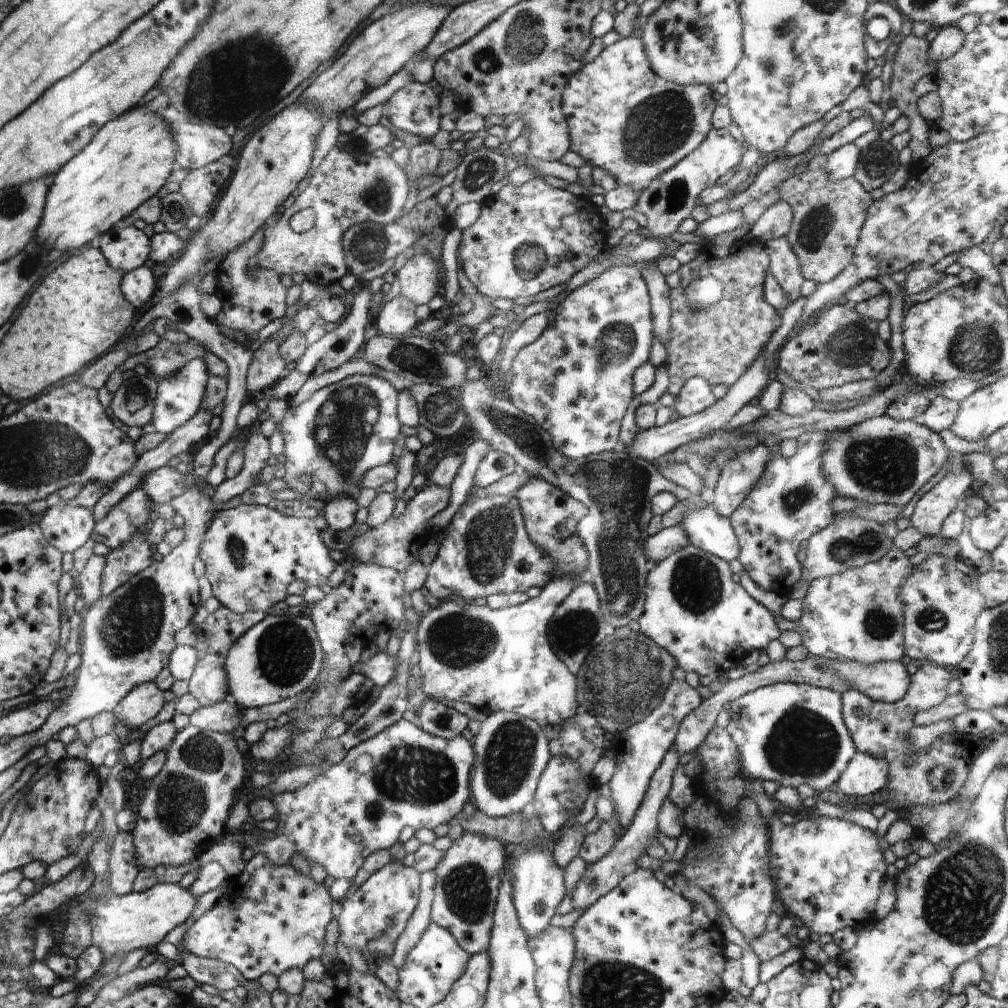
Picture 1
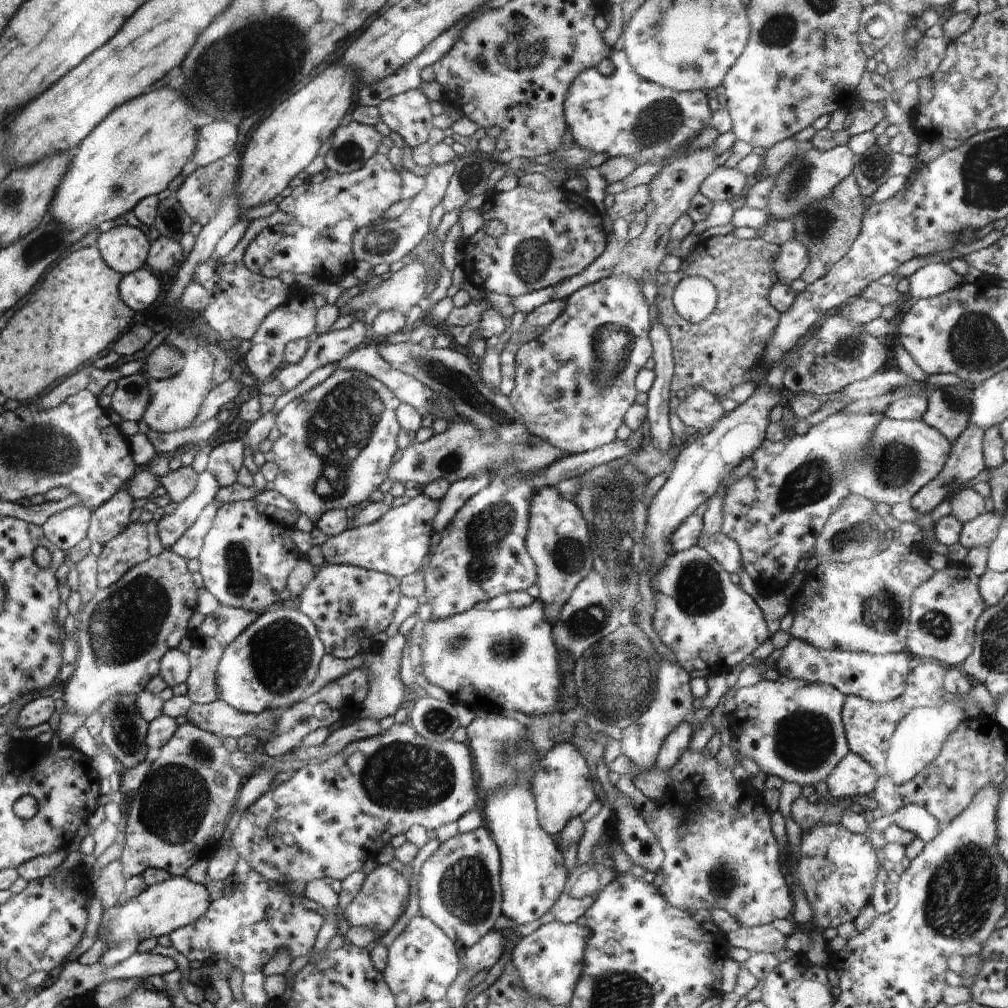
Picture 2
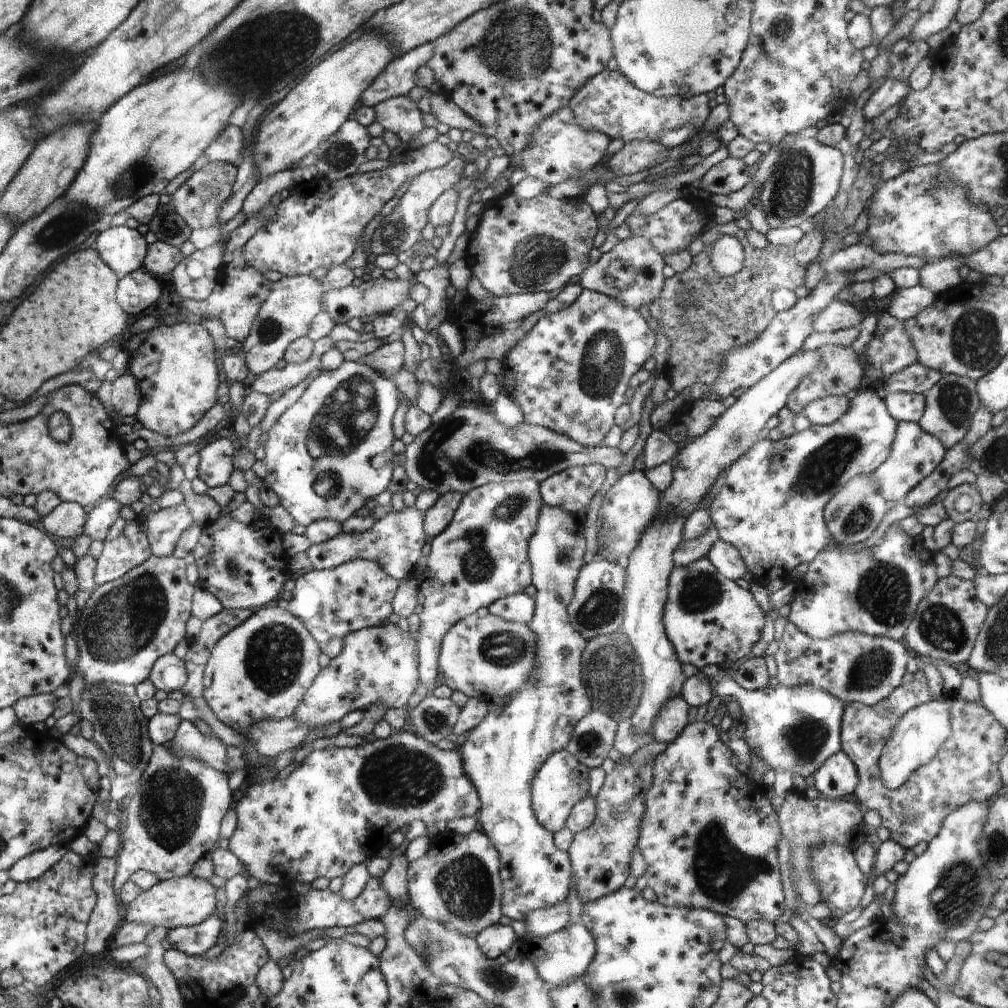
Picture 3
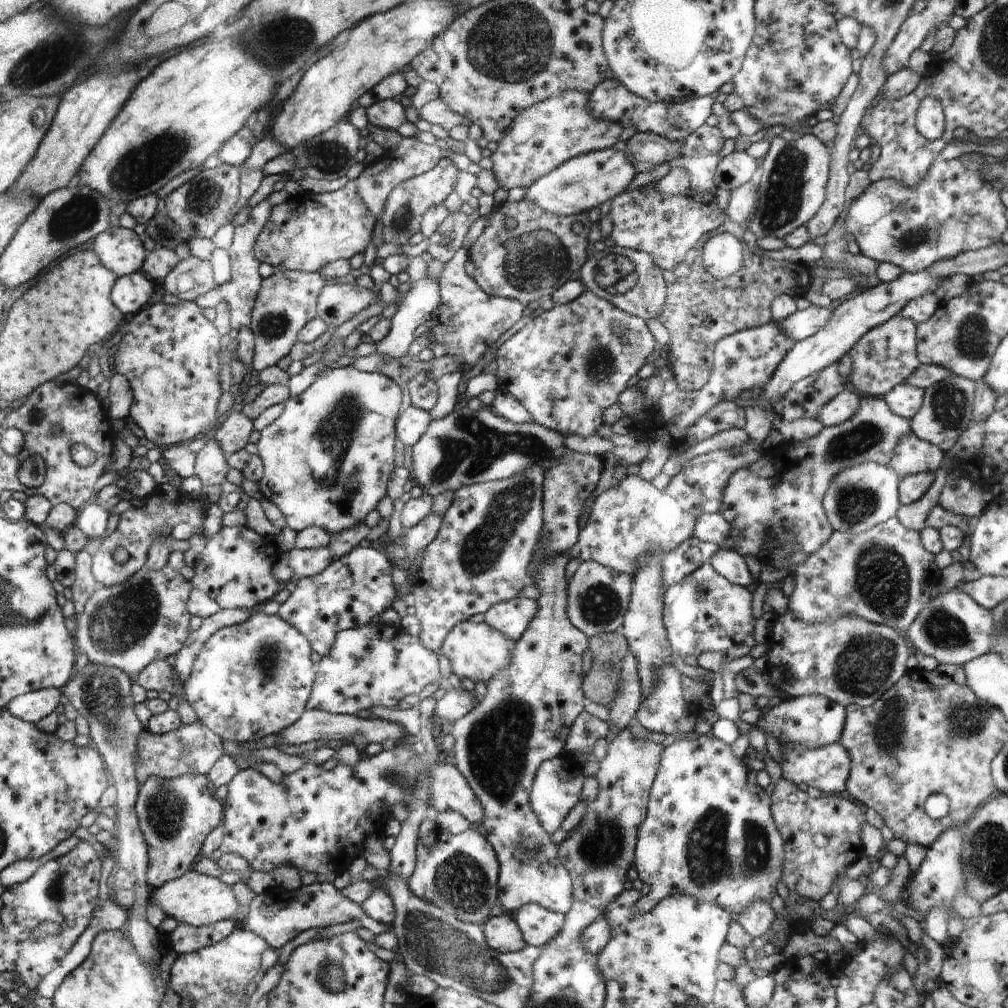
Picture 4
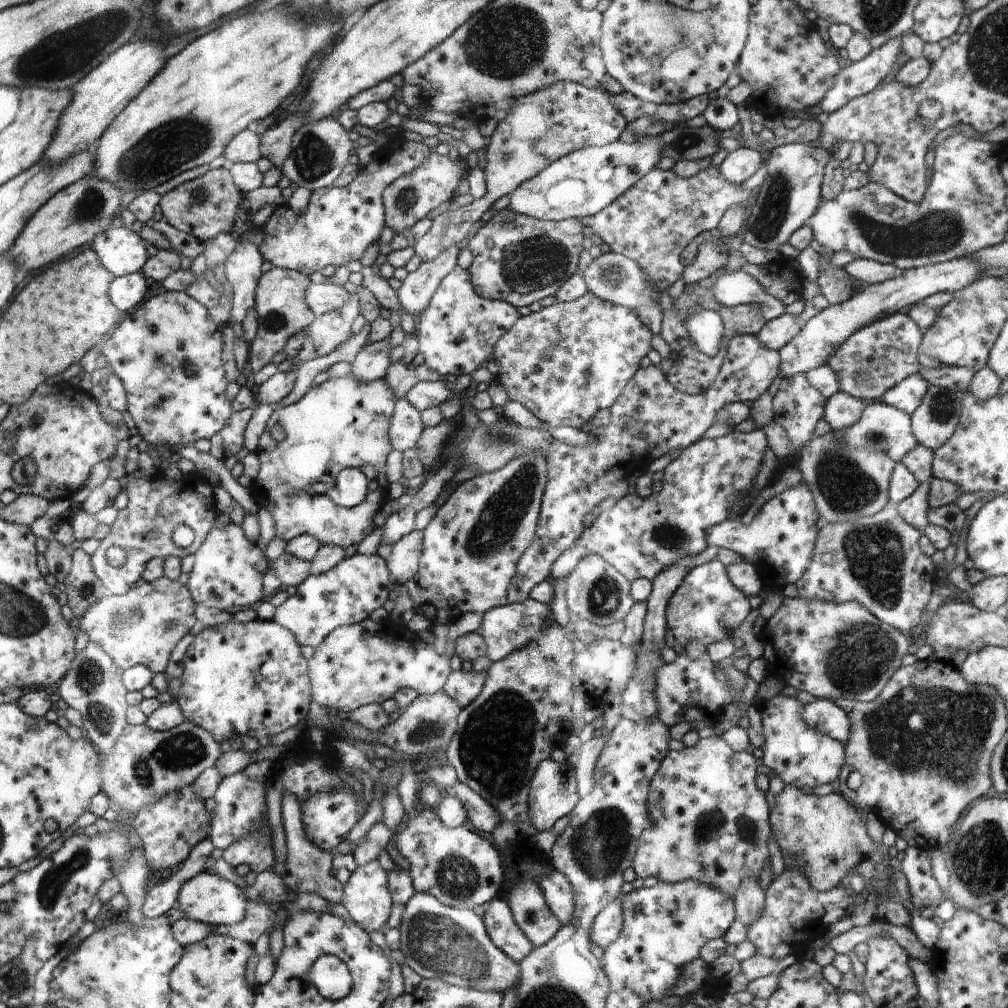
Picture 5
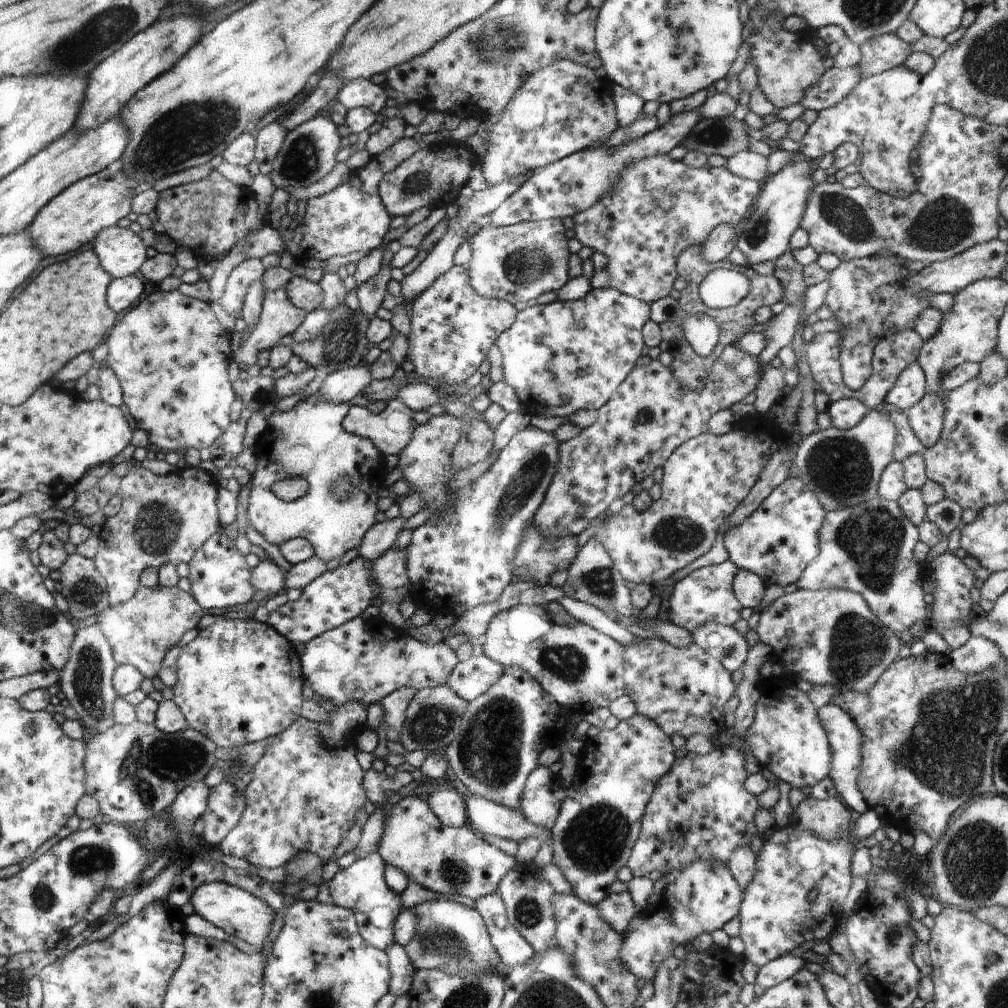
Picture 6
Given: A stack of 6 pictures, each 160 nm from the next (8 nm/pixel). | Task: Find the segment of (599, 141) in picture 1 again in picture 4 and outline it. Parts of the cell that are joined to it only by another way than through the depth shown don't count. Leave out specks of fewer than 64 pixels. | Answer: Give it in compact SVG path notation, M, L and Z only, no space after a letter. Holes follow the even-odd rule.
M615 77L614 80L604 80L602 84L598 84L589 96L588 110L592 116L616 122L622 129L634 126L637 132L652 132L672 141L685 138L696 128L705 125L708 117L712 115L711 107L715 102L714 97L710 95L674 103L648 102L629 92Z

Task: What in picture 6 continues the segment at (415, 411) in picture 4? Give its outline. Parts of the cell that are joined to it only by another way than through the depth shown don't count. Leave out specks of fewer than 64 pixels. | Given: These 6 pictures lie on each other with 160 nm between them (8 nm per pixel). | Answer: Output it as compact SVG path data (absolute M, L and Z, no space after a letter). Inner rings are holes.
M399 399L390 400L380 414L368 413L358 405L348 410L347 429L372 440L376 450L385 455L400 455L408 447L417 423L414 412Z

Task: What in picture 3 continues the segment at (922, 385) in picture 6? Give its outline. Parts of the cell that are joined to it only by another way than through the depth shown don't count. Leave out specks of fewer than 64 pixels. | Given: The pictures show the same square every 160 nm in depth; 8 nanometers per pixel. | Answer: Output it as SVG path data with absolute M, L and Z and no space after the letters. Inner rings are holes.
M910 392L882 393L888 413L897 422L914 422L922 417L925 410L925 396Z

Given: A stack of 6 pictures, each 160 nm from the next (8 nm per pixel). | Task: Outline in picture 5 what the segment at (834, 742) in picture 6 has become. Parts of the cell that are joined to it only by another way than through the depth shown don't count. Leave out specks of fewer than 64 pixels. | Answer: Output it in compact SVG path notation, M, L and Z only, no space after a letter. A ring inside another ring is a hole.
M814 700L814 702L804 705L802 718L804 718L804 722L812 724L812 728L820 730L822 734L826 734L840 744L845 745L850 738L852 728L848 716L846 716L846 712L842 711L842 708L834 704L834 701Z

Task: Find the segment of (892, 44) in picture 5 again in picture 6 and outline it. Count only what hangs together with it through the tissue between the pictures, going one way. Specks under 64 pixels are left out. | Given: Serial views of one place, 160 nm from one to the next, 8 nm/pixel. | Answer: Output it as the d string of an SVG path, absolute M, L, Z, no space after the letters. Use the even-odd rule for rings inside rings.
M858 65L846 70L830 68L818 78L816 84L812 84L806 90L804 100L800 102L800 105L817 112L826 110L838 104L842 98L846 98L862 78L865 78L864 70Z

